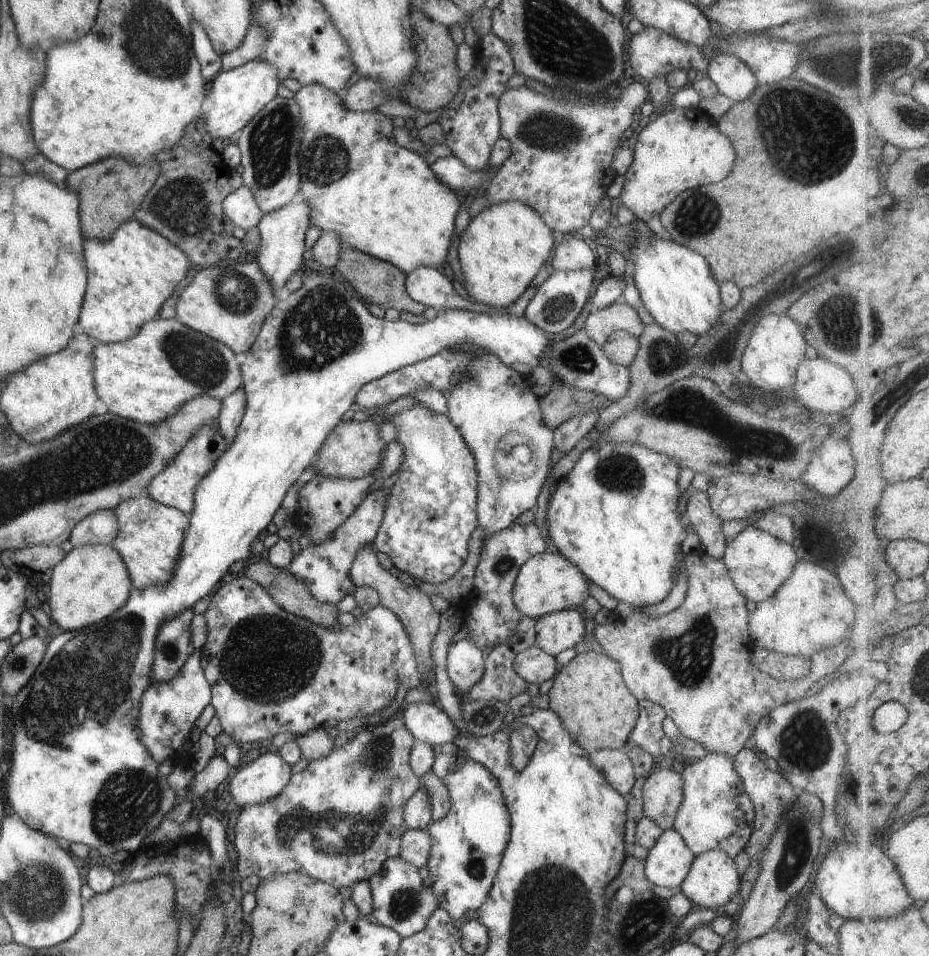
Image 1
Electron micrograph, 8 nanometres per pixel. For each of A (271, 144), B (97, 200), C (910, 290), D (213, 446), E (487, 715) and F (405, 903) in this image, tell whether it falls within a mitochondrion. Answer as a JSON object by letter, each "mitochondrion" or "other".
{"A":"mitochondrion","B":"other","C":"other","D":"other","E":"mitochondrion","F":"mitochondrion"}

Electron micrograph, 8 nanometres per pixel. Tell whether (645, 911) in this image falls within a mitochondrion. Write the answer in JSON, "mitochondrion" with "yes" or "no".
{"mitochondrion":"yes"}

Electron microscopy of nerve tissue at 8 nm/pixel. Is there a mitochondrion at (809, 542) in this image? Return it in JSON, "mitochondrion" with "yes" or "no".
{"mitochondrion":"no"}

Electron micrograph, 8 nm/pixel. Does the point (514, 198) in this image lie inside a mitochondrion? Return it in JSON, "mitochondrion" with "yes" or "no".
{"mitochondrion":"no"}

